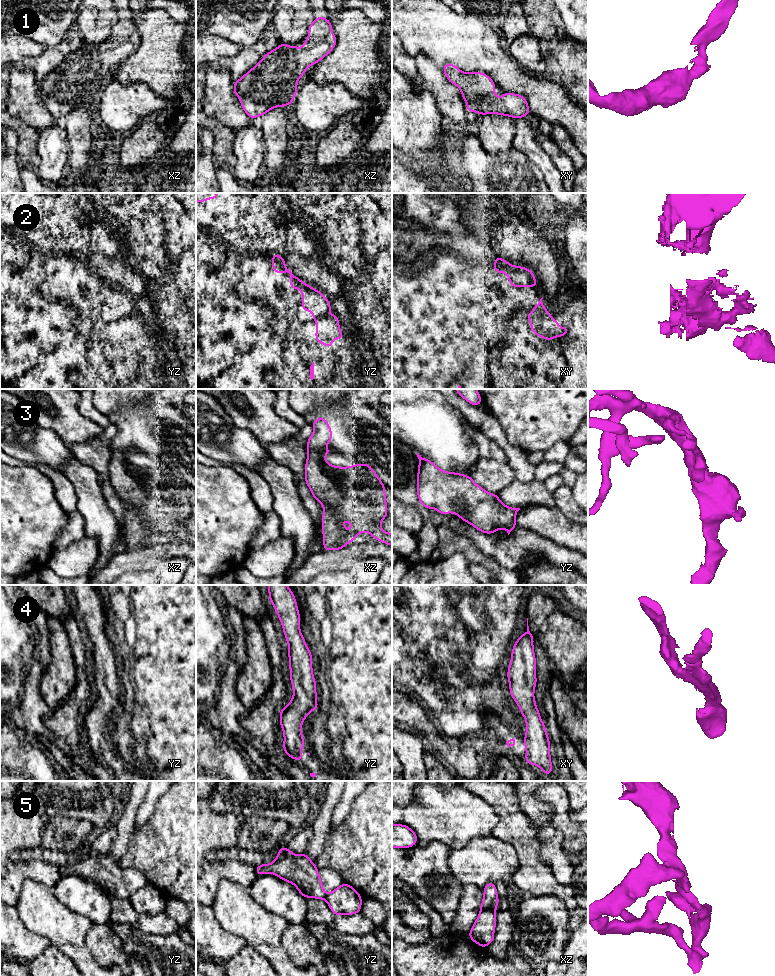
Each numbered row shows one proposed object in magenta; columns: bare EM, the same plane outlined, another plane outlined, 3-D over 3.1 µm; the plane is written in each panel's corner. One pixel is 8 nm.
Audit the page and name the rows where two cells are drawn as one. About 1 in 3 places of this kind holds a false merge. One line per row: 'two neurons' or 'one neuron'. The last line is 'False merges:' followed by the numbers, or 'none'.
1: one neuron
2: two neurons
3: one neuron
4: one neuron
5: two neurons
False merges: 2, 5

